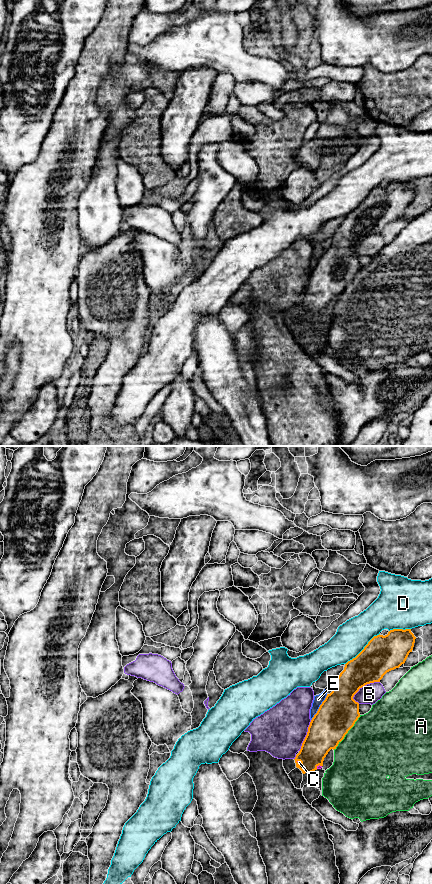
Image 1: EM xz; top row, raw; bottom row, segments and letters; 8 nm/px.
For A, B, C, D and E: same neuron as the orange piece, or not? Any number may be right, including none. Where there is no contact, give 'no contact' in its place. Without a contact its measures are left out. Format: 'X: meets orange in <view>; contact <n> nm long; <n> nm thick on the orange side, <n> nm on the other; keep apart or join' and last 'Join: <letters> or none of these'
A: meets orange in xz; contact 360 nm long; 320 nm thick on the orange side, 480 nm on the other; keep apart
B: meets orange in xz; contact 260 nm long; 280 nm thick on the orange side, 160 nm on the other; keep apart
C: meets orange in xz; contact 50 nm long; 240 nm thick on the orange side, 20 nm on the other; keep apart
D: meets orange in xz; contact 380 nm long; 300 nm thick on the orange side, 260 nm on the other; keep apart
E: meets orange in xz; contact 260 nm long; 320 nm thick on the orange side, 80 nm on the other; keep apart
Join: none of these

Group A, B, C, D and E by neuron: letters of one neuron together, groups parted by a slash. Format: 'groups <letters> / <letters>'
groups A / B / C E / D

